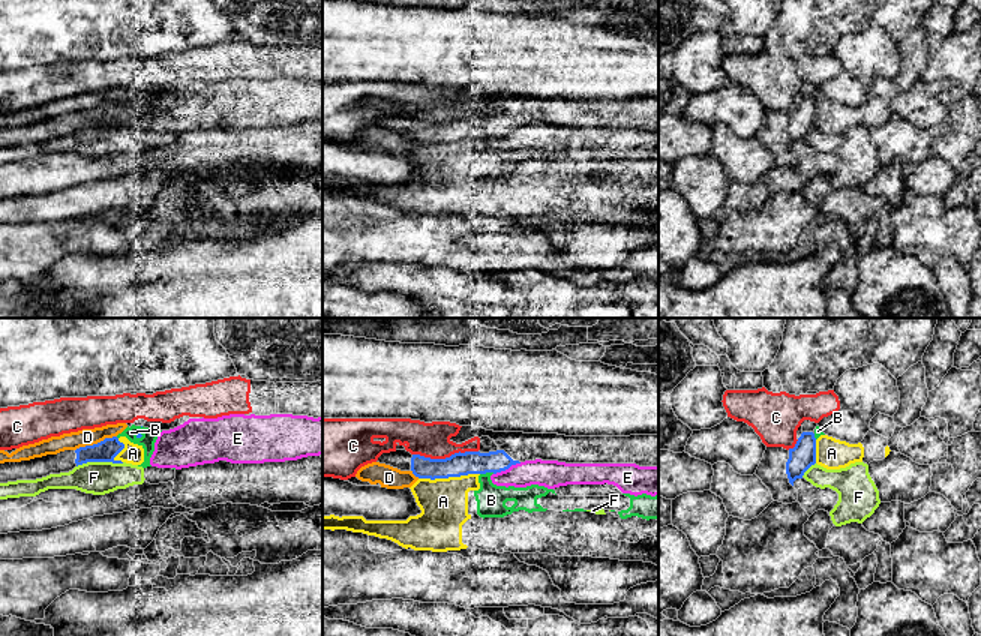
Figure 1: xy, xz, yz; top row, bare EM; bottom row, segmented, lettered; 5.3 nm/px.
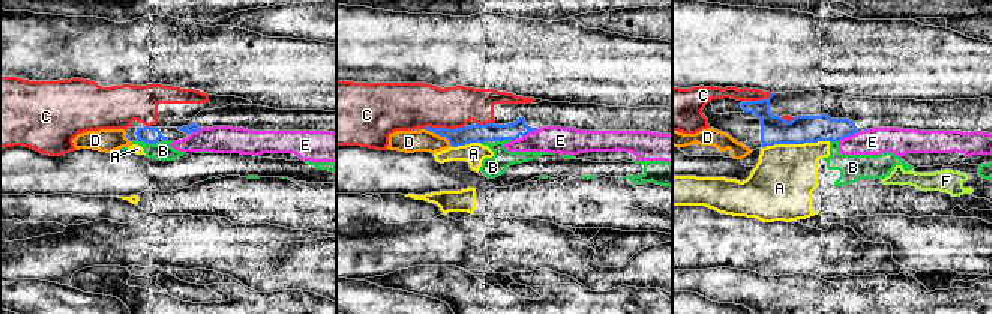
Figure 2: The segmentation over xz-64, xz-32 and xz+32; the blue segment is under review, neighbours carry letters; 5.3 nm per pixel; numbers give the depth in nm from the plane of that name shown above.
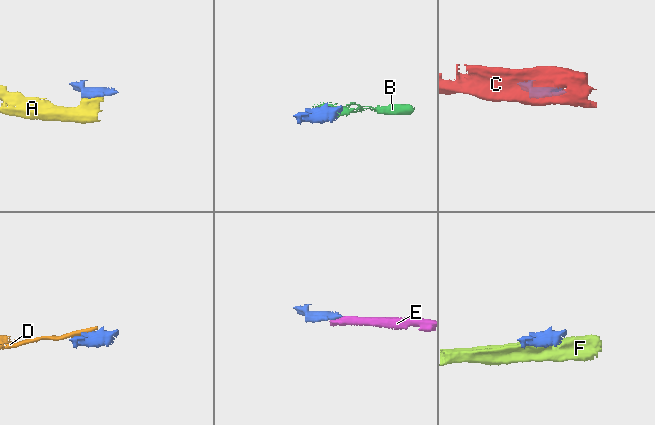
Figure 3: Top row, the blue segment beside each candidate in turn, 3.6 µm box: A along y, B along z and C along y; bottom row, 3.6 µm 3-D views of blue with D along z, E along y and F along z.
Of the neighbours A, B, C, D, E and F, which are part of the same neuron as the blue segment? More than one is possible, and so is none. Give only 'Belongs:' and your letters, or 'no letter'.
Belongs: no letter

